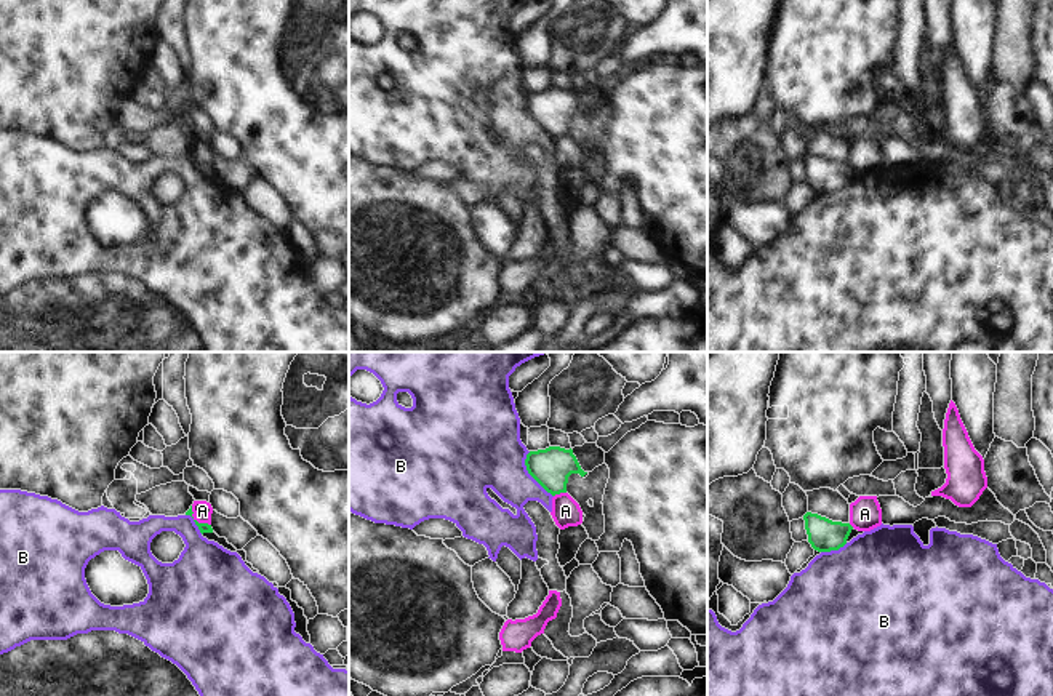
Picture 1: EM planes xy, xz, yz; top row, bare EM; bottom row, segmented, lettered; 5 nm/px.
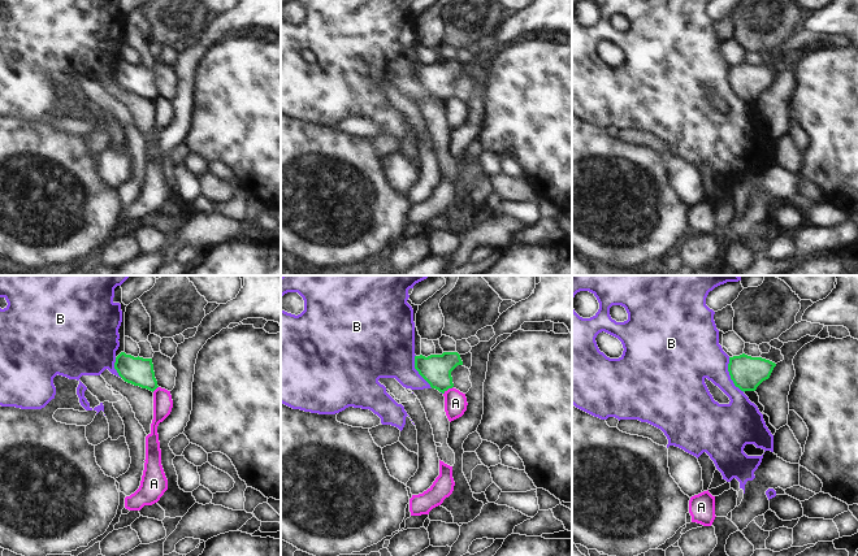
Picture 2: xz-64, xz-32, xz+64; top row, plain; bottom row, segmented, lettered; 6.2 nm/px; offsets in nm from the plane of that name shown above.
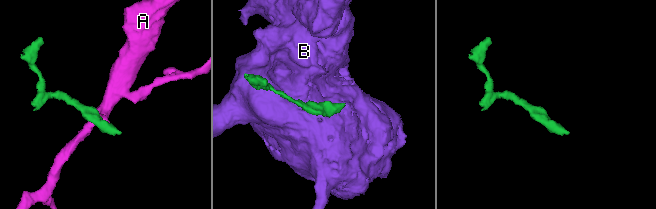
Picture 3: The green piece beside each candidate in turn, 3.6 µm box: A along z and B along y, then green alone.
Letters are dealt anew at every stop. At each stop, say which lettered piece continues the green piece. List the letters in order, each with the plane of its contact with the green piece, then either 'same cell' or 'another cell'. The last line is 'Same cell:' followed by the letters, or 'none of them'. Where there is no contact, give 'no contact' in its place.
A: xz | another cell
B: xz | another cell
Same cell: none of them

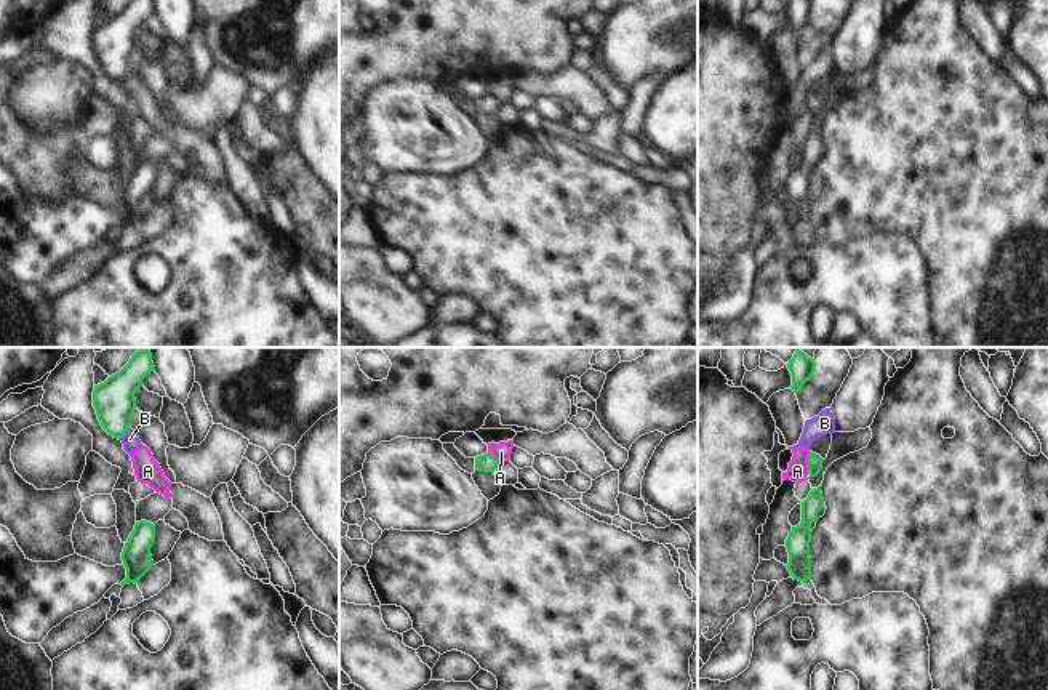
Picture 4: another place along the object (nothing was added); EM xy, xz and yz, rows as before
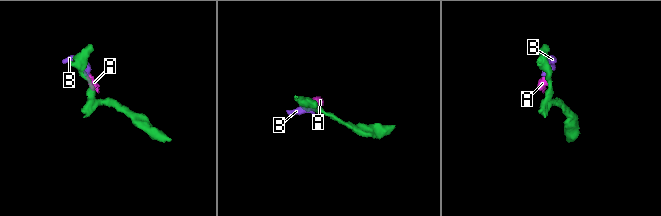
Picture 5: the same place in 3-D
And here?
A: yz | another cell
B: xy | another cell
Same cell: none of them

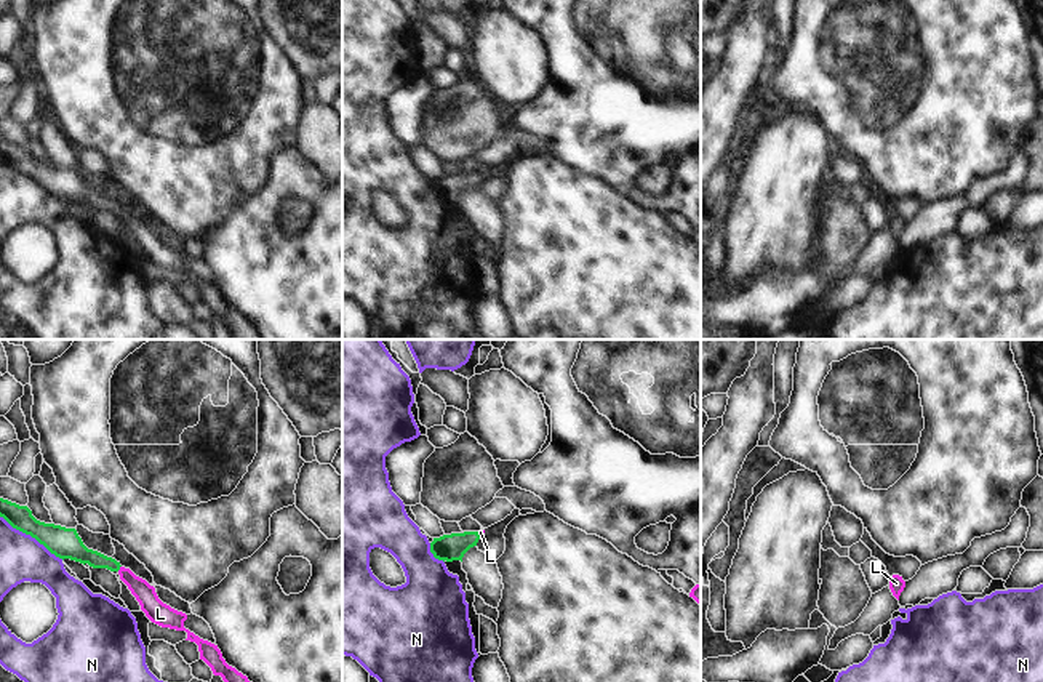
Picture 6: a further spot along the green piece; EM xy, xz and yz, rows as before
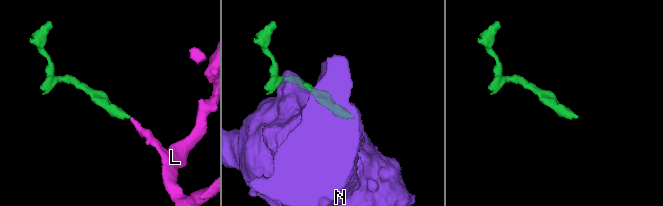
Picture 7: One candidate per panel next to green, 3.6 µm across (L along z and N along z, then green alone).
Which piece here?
L: xy | same cell
N: xy | another cell
Same cell: L

